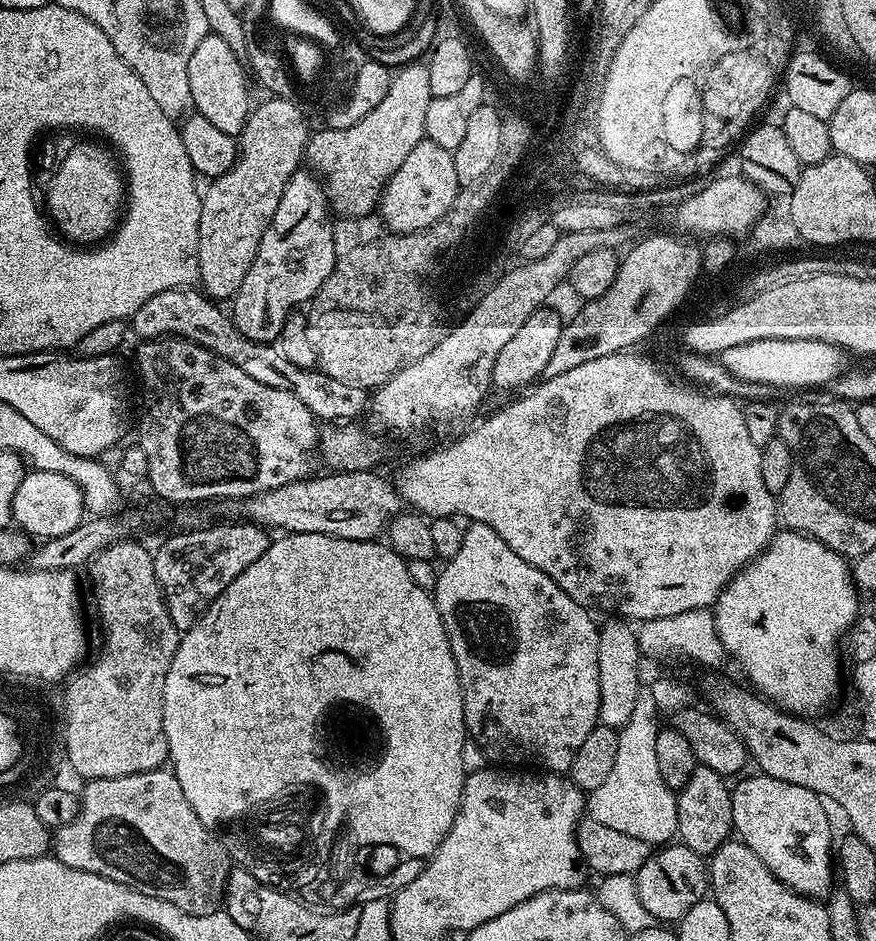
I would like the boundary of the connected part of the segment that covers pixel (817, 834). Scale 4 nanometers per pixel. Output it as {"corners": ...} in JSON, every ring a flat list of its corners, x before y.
{"corners":[[755,775,749,780,737,779,731,789,735,835,790,890,823,901,834,888,834,840,832,844,832,824,824,809,825,801,806,786]]}

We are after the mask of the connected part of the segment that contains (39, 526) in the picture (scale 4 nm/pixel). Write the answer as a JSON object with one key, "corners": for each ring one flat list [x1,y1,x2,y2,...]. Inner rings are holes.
{"corners":[[50,470,25,471,18,490,14,493,12,519,15,527,29,537,38,537,41,541,58,538,70,533,85,519,84,491,66,474,54,474]]}

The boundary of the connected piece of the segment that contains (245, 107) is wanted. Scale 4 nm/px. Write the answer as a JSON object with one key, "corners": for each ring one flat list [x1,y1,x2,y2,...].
{"corners":[[210,34,206,38,202,38,202,42,198,42,197,48,194,49,194,55,190,57,190,70,188,73,190,74,192,108,200,112,202,118,206,118,206,122,213,124,217,130,239,137,240,131,243,130,244,124,248,120,250,111,250,103,248,104,248,80,250,84,250,78,246,73,245,63,235,56,234,51,230,50,230,46,226,46,226,42,222,38]]}

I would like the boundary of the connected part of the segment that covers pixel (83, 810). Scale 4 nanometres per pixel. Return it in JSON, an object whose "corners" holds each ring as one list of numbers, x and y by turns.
{"corners":[[155,768,126,778,90,780,83,787,84,792,79,793,78,818,55,829,55,859,74,870,93,872,122,886,130,886,135,892,174,902,174,906,186,910,186,914,201,916,221,911,228,874,234,864,222,842,218,842,216,832,202,826,198,814,194,814,194,806,186,802,175,772]]}

